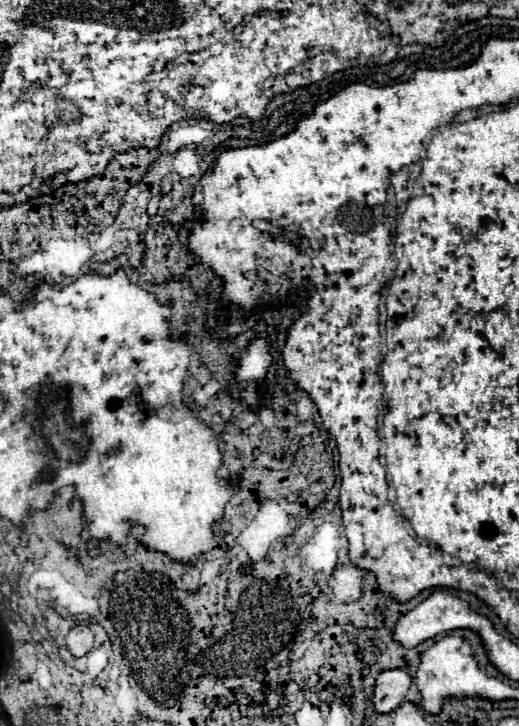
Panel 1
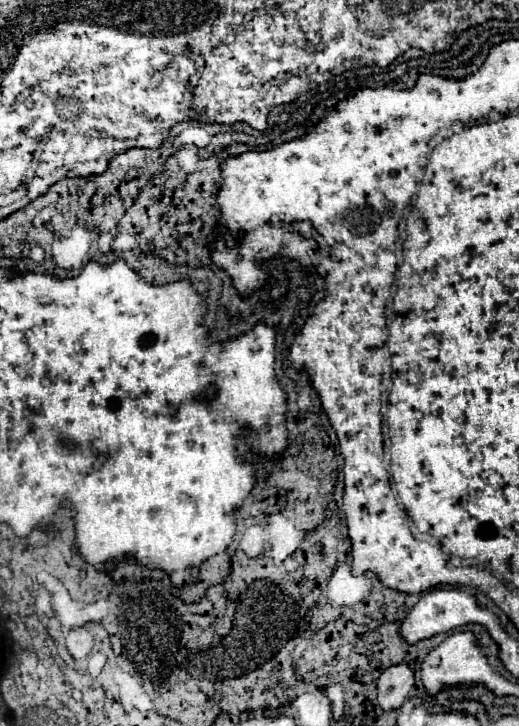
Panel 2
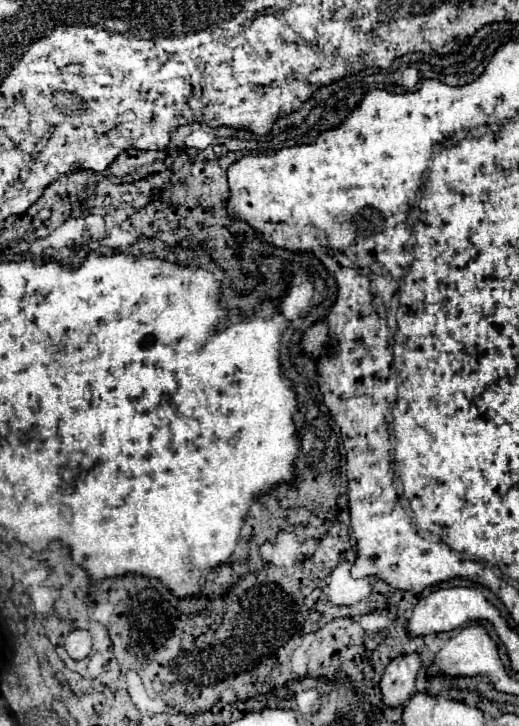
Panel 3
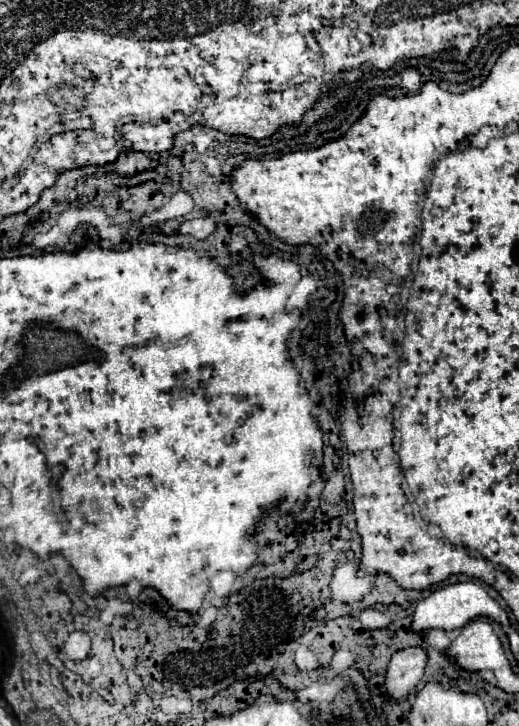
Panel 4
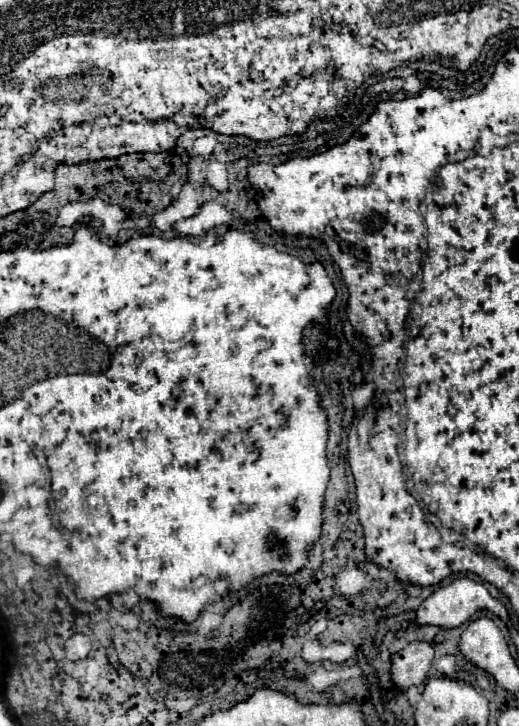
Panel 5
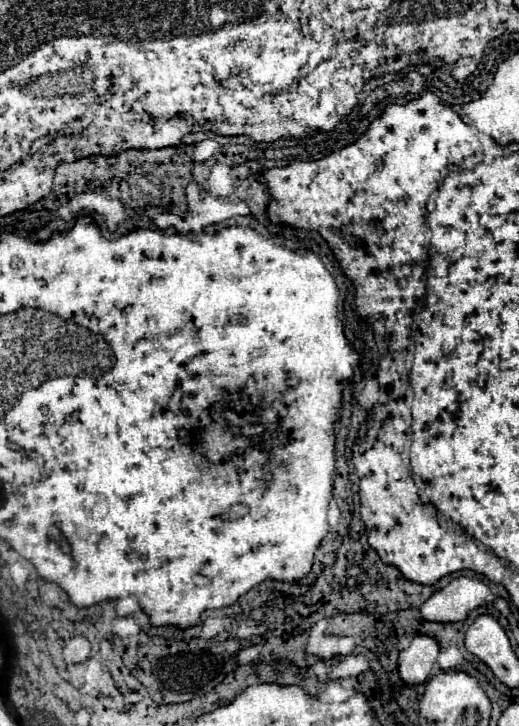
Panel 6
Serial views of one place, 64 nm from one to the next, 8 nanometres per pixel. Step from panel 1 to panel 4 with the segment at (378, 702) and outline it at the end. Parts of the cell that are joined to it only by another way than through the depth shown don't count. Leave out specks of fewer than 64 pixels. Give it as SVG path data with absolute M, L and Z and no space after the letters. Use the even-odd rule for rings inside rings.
M408 648L396 652L388 664L386 680L384 680L388 698L392 702L404 702L420 682L424 674L424 666L426 666L424 648Z

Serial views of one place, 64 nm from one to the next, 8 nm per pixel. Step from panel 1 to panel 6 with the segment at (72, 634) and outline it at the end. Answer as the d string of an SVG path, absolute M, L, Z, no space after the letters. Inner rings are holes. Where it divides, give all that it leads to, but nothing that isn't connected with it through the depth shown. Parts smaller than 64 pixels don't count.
M74 636L64 646L64 660L66 664L84 662L90 656L90 642L84 636Z

